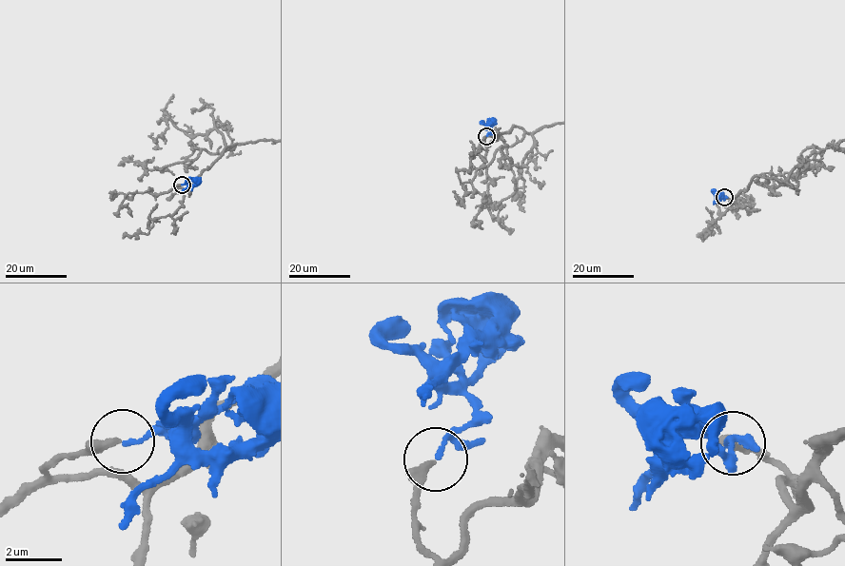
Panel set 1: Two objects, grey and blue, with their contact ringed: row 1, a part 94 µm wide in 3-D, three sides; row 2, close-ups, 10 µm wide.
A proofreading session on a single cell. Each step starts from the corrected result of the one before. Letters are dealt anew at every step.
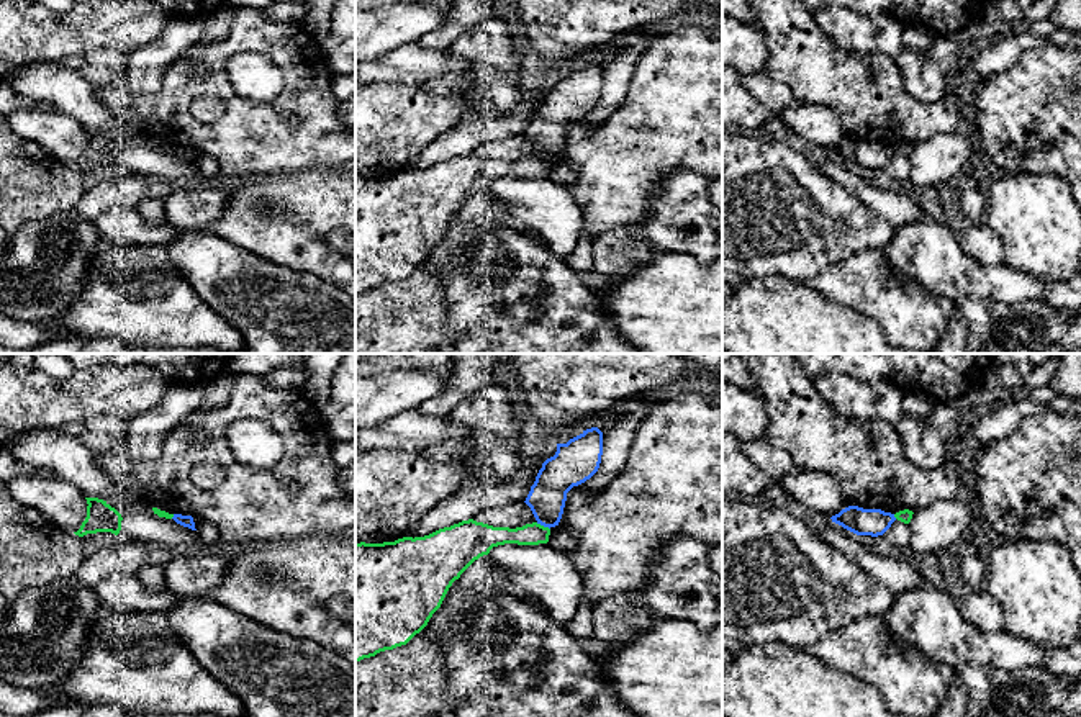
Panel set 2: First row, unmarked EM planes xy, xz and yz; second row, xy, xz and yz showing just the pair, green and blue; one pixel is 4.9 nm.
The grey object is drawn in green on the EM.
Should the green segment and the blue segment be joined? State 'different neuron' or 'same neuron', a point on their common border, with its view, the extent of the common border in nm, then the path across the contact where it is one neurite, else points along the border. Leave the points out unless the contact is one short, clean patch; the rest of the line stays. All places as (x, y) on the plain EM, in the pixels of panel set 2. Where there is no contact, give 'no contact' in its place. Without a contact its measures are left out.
different neuron; meets green in xz at (542, 159); contact 80 nm long; border along xz (536, 156), (549, 162)

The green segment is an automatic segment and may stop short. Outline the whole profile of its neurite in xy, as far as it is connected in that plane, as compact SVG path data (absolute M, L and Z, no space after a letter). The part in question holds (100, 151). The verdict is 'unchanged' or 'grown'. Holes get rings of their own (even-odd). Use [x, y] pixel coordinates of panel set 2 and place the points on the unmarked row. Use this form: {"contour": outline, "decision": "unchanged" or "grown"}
{"contour": "M98 131L87 133L87 151L82 156L80 162L74 165L79 170L97 165L111 165L115 169L121 164L121 147L111 141L106 134Z", "decision": "unchanged"}

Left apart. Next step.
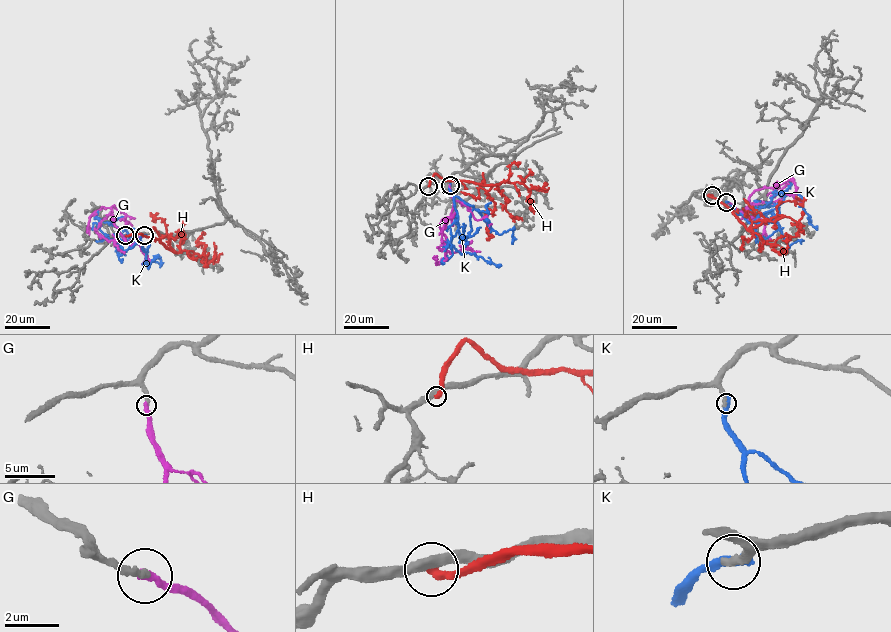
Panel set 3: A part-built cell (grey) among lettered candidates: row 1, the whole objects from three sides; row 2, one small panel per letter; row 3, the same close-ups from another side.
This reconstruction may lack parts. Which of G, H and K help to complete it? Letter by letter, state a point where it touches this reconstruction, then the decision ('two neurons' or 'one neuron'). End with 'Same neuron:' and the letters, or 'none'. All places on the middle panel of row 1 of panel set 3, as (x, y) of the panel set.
G: (449, 186) | two neurons
H: (428, 186) | two neurons
K: (450, 185) | two neurons
Same neuron: none

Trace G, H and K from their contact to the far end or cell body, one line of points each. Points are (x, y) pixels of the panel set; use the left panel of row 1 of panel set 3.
G: (143, 235), (132, 244), (127, 243), (114, 225), (112, 210), (107, 207), (95, 211), (90, 217), (89, 234)
H: (125, 235), (154, 237), (174, 251), (168, 244), (171, 237), (161, 218), (153, 220), (158, 213)
K: (145, 235), (129, 247), (113, 221), (124, 217), (128, 242), (130, 245), (135, 243)

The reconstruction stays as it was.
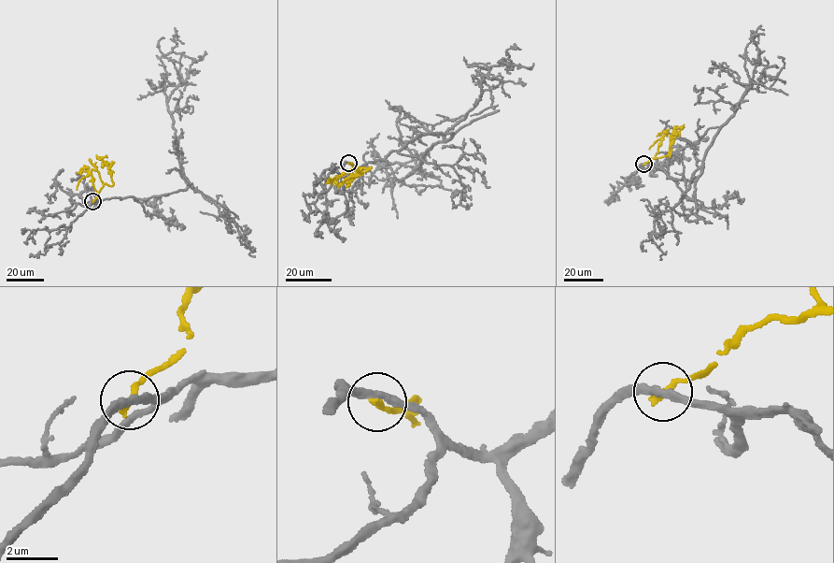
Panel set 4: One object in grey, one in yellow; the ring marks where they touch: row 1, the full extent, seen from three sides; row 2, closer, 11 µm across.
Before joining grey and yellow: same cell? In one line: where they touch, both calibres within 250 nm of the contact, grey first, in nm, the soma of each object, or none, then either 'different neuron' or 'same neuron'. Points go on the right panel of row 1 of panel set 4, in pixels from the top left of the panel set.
at (643, 164); 280 nm thick on the grey side, 280 nm on the other; no cell body on grey; no cell body on yellow; different neuron

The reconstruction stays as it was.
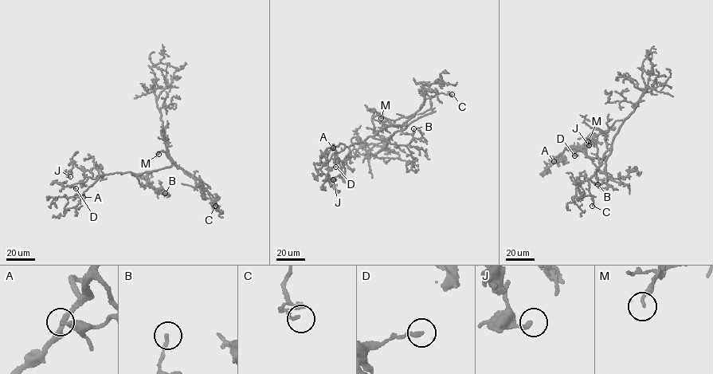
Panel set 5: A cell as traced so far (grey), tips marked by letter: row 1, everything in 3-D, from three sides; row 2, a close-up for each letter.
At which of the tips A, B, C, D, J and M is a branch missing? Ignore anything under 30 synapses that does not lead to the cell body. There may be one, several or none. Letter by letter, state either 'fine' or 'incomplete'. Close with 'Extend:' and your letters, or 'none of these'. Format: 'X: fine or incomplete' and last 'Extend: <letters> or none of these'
A: fine
B: fine
C: fine
D: fine
J: fine
M: fine
Extend: none of these

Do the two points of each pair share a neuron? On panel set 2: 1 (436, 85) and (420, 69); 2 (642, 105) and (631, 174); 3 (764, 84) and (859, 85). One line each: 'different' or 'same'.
1: different
2: same
3: different

